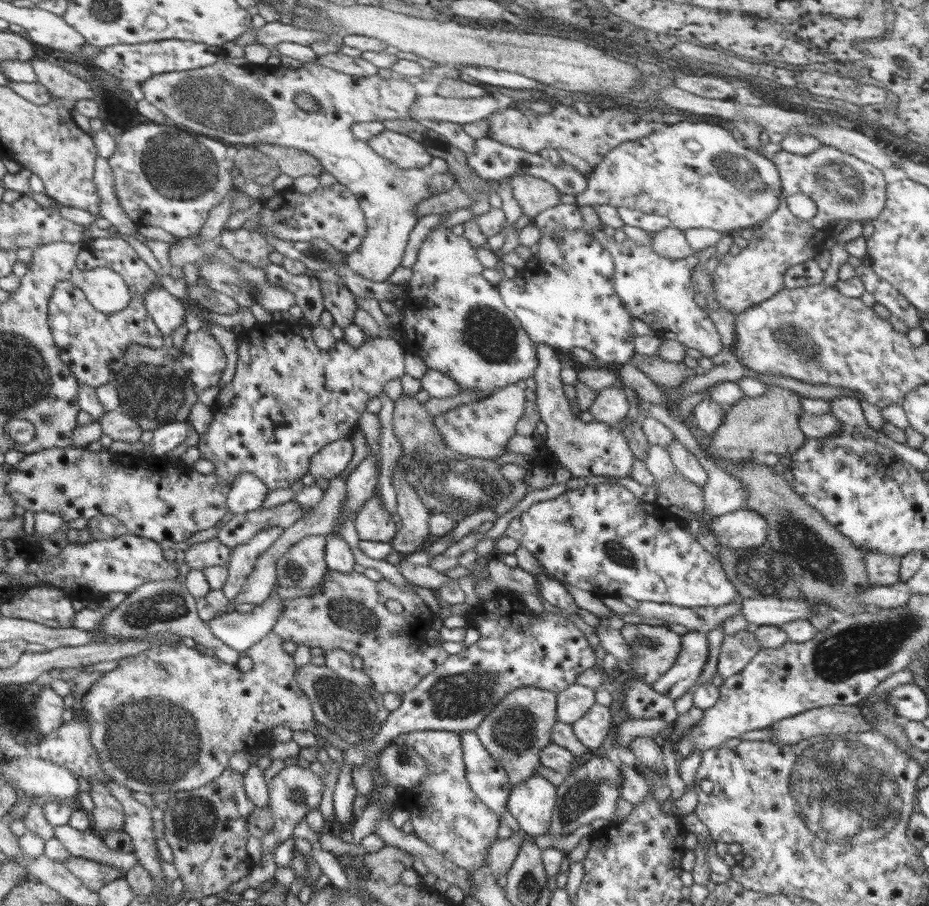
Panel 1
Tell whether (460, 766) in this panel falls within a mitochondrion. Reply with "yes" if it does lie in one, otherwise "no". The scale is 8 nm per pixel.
no

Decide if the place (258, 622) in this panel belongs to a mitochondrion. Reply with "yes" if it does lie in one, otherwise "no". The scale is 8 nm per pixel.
no

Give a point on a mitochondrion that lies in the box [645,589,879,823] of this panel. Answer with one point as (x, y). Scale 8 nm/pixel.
(825, 730)

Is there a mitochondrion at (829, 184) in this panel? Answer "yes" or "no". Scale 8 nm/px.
yes

